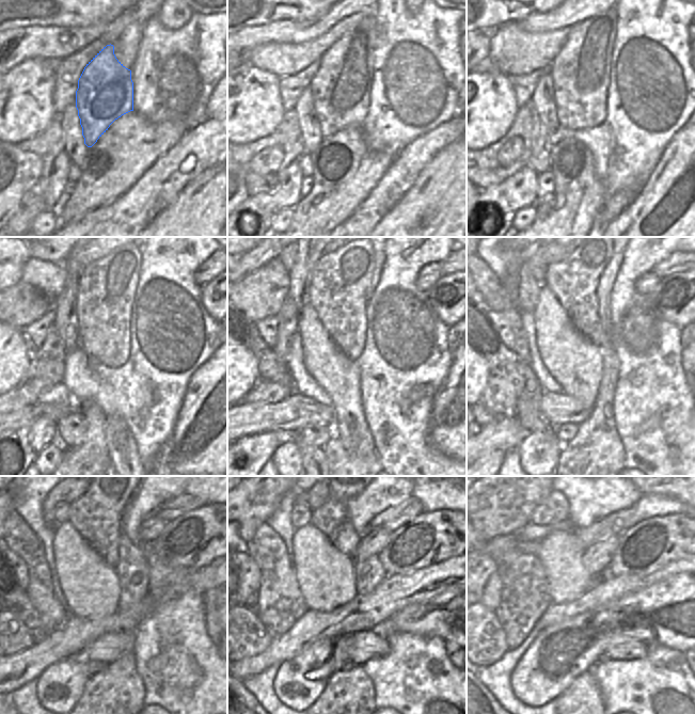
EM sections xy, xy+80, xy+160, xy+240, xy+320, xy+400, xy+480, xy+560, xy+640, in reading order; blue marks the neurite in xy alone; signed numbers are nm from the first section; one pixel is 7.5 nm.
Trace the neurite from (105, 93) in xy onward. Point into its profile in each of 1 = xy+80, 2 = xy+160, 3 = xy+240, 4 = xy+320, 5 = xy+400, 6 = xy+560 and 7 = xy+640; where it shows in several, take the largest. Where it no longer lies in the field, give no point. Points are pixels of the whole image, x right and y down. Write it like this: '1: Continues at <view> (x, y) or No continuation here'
1: Continues at xy+80 (341, 88)
2: Continues at xy+160 (580, 72)
3: Continues at xy+240 (106, 288)
4: Continues at xy+320 (340, 288)
5: Continues at xy+400 (573, 281)
6: Continues at xy+560 (331, 519)
7: Continues at xy+640 (570, 526)

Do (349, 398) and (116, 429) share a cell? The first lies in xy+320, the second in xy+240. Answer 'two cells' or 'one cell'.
one cell

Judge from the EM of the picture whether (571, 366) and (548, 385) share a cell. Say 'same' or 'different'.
different

